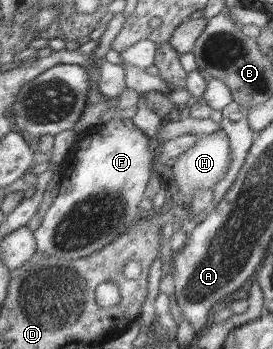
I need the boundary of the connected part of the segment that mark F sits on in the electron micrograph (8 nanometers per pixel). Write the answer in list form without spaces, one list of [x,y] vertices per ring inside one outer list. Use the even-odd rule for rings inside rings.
[[[122,117],[121,120],[111,119],[108,123],[105,124],[96,124],[89,128],[87,131],[83,131],[81,133],[83,138],[77,138],[75,143],[70,147],[70,151],[67,155],[65,155],[64,160],[61,163],[61,167],[59,169],[60,181],[59,181],[59,189],[57,189],[57,197],[49,208],[46,210],[43,218],[40,222],[40,226],[38,226],[33,231],[33,237],[35,239],[36,251],[45,253],[49,256],[55,256],[58,258],[63,258],[64,260],[85,257],[93,252],[97,253],[97,250],[103,248],[103,246],[109,244],[109,242],[115,240],[117,236],[123,234],[133,222],[136,222],[139,217],[141,217],[144,213],[138,207],[138,203],[141,201],[143,197],[143,192],[145,191],[145,186],[147,185],[147,181],[149,180],[149,171],[152,165],[155,165],[155,151],[150,150],[148,143],[148,137],[142,133],[137,127],[132,124],[131,119],[126,119]]]

